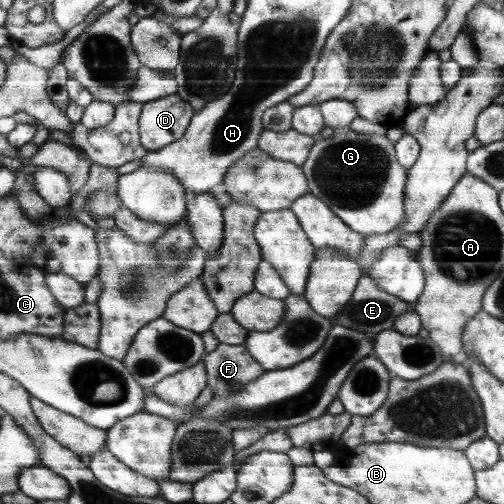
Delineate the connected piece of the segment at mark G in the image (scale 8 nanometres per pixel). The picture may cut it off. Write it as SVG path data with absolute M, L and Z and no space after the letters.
M349 126L335 128L332 137L316 141L302 167L310 192L365 238L394 231L406 219L407 169L395 156L395 144L385 135L354 132Z

